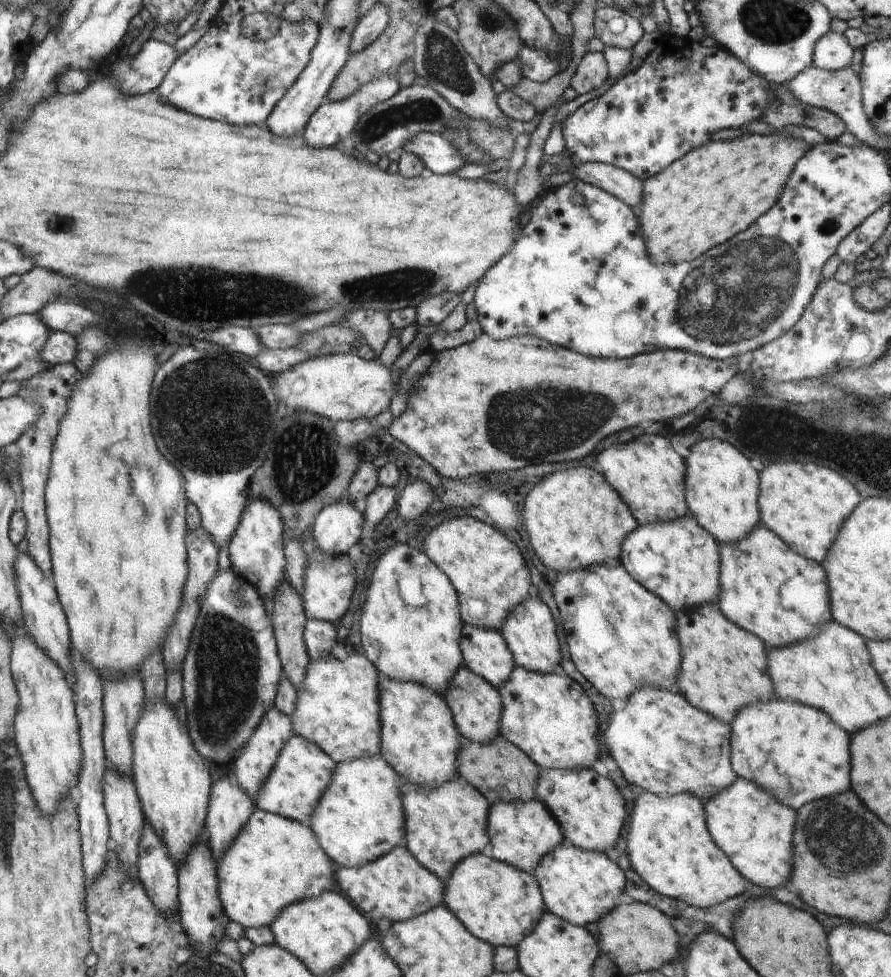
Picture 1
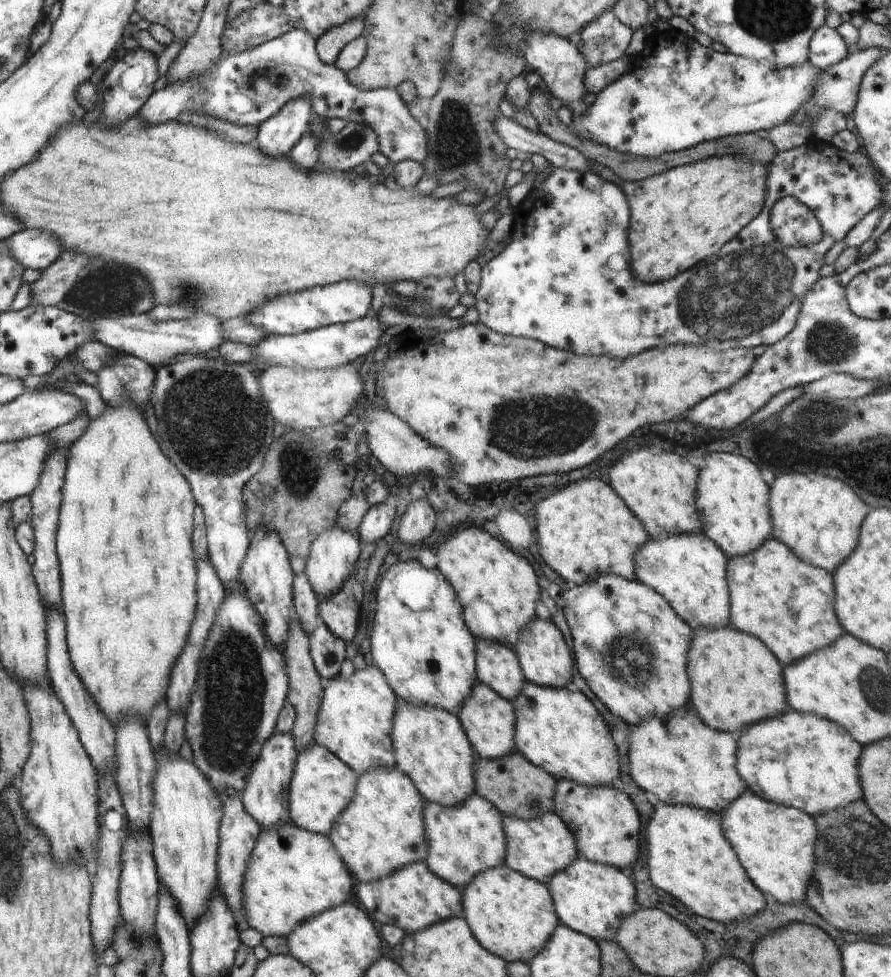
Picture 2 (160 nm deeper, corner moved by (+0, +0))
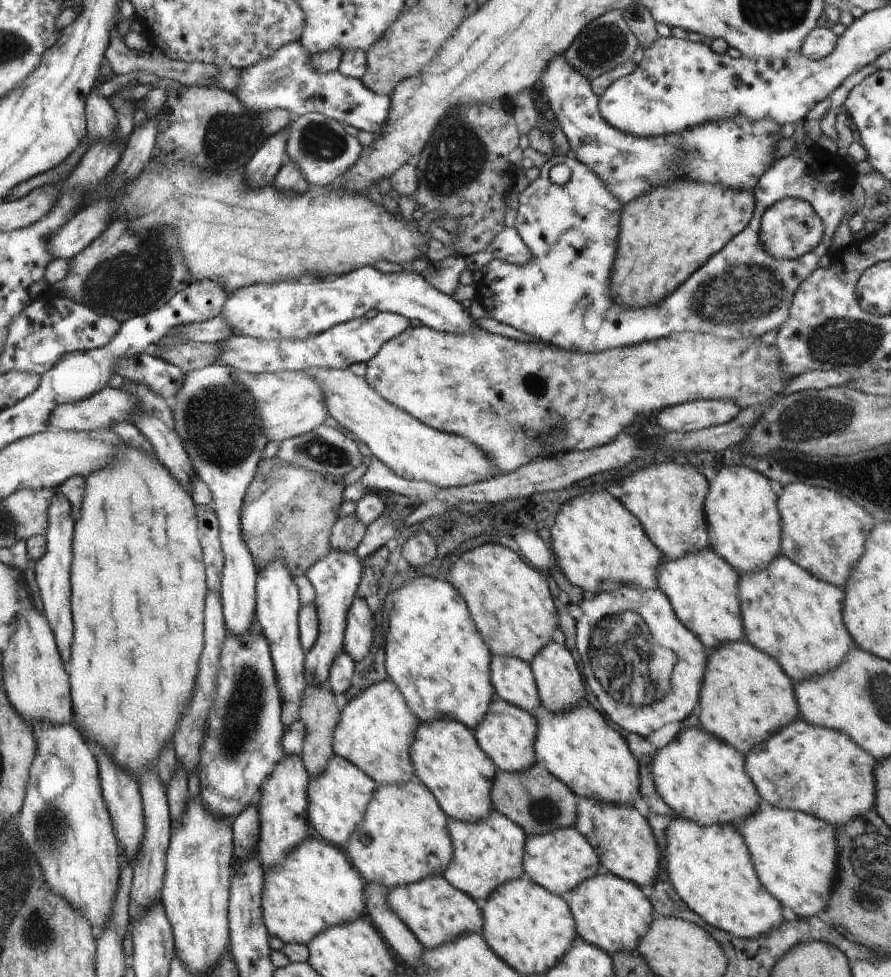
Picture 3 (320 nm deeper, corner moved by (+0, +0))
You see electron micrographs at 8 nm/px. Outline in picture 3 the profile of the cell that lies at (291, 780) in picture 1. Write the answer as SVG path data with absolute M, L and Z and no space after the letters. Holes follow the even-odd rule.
M334 754L324 772L320 772L316 778L309 778L308 822L324 841L344 849L350 840L350 834L362 822L377 786L376 782L362 773L360 768Z

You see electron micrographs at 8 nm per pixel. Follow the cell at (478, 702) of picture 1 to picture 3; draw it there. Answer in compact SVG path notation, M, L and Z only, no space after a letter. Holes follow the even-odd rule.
M496 696L492 698L484 720L471 731L478 746L497 768L507 772L522 772L536 763L536 754L534 754L536 730L538 730L536 718L530 714L530 711L521 710Z

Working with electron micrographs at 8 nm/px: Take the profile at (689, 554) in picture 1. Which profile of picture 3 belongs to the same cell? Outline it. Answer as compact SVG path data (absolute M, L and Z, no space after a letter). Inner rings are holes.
M710 547L690 552L678 560L663 557L656 570L658 589L669 599L678 621L702 642L707 651L746 639L738 602L738 580L740 577L734 568Z

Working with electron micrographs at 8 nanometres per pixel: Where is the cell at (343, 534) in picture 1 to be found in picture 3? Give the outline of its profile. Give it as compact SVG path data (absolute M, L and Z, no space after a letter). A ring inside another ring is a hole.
M331 549L326 556L322 556L307 572L306 578L315 590L315 606L319 620L318 639L312 649L305 654L305 671L308 682L314 686L329 688L328 676L332 662L338 654L344 651L344 628L346 628L346 614L357 596L358 584L362 578L361 565L355 552L340 552Z

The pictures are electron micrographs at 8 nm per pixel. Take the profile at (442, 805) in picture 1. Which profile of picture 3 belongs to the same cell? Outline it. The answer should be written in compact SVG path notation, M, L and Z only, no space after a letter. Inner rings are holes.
M491 811L488 818L480 822L465 822L446 818L446 828L452 838L452 860L442 876L448 884L464 892L474 901L482 903L504 882L526 877L522 868L522 856L526 846L526 834L506 816Z

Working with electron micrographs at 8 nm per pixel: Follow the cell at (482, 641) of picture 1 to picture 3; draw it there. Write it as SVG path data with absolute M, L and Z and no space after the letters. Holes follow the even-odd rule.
M491 654L490 682L497 697L521 710L534 710L541 700L530 665L514 656Z

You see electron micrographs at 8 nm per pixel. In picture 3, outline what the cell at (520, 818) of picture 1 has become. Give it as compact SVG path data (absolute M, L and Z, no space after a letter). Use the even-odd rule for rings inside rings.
M572 826L560 830L554 828L552 832L546 834L528 834L522 856L522 868L531 882L546 888L565 901L568 900L570 890L574 890L580 882L604 871L594 848Z

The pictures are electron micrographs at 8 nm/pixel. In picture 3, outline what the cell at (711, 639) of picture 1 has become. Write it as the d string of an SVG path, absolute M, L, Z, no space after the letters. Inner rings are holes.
M746 639L707 651L706 672L697 713L702 729L730 744L742 755L801 718L793 682L784 670Z

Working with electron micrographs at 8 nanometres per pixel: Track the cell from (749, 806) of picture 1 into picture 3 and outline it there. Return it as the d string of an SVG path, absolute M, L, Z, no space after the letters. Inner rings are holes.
M762 800L754 815L737 831L744 838L754 872L767 892L797 916L823 917L838 870L834 826L813 815L777 808Z

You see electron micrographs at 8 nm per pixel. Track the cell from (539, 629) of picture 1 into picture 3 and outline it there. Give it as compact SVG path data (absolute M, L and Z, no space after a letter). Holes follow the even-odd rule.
M554 640L548 642L548 644L530 660L529 665L536 682L541 704L544 704L550 712L554 712L554 714L560 714L560 712L566 713L566 710L570 710L572 706L586 703L586 690L584 690L582 678L577 671L577 665L574 658L572 658L572 654L565 646L558 644Z

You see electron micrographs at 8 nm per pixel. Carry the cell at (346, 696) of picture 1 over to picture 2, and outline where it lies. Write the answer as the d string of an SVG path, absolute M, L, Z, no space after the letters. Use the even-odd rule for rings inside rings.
M371 662L367 668L355 670L348 679L339 675L324 680L314 743L324 746L357 775L374 768L395 767L391 733L397 699L384 674Z

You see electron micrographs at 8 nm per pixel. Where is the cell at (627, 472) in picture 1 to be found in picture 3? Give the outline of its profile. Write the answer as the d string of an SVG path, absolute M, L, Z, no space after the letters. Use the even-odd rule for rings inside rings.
M674 462L649 464L626 476L618 476L618 498L621 504L641 523L648 539L661 551L665 558L684 558L690 552L698 552L702 548L709 548L708 534L706 534L706 520L704 512L704 498L708 493L707 479L692 466L684 466Z

